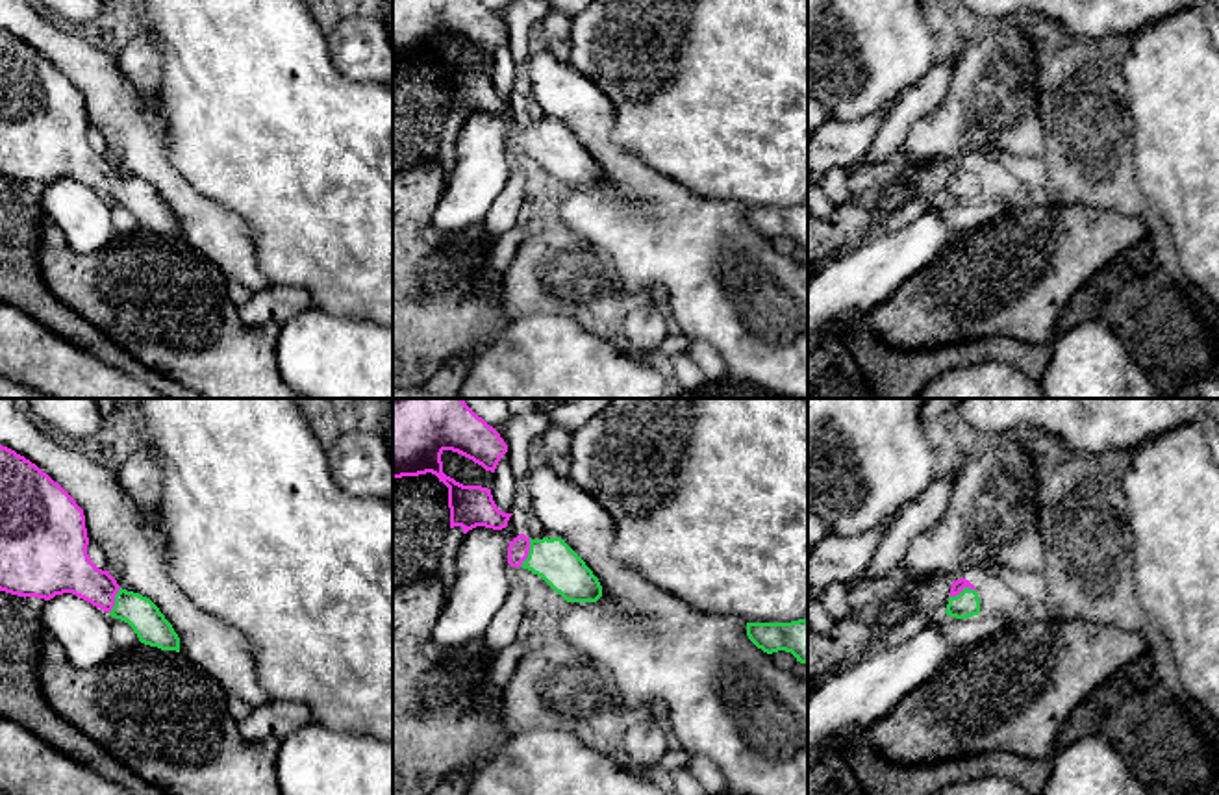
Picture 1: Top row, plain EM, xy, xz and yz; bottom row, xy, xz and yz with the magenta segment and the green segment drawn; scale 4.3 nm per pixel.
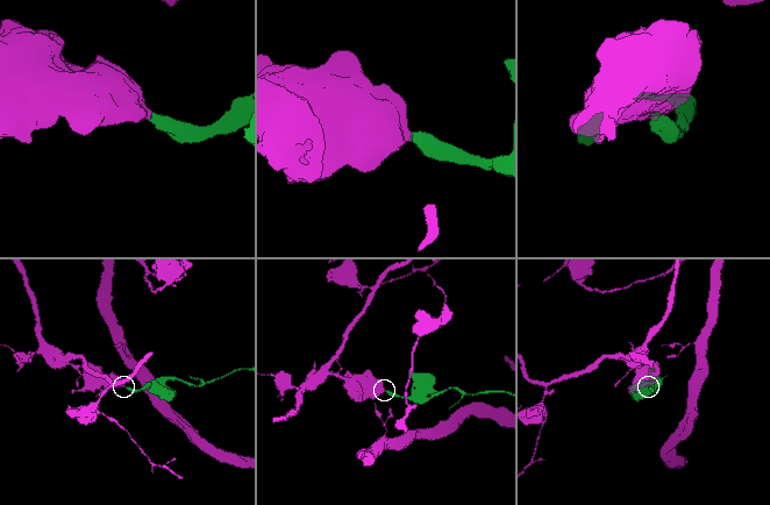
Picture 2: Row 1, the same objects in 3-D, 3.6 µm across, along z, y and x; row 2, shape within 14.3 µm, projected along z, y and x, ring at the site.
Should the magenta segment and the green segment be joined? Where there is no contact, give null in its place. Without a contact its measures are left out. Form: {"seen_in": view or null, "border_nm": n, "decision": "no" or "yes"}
{"seen_in": "xz", "border_nm": 140, "decision": "yes"}

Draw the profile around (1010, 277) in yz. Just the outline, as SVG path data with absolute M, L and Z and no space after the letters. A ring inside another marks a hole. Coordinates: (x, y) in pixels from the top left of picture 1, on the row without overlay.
M1019 208L958 233L858 328L900 350L986 337L1050 343L1073 295L1147 232L1147 221L1102 208Z

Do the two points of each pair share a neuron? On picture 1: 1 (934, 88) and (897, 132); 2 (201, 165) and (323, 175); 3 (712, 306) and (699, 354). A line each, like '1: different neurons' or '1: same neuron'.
1: same neuron
2: same neuron
3: different neurons

